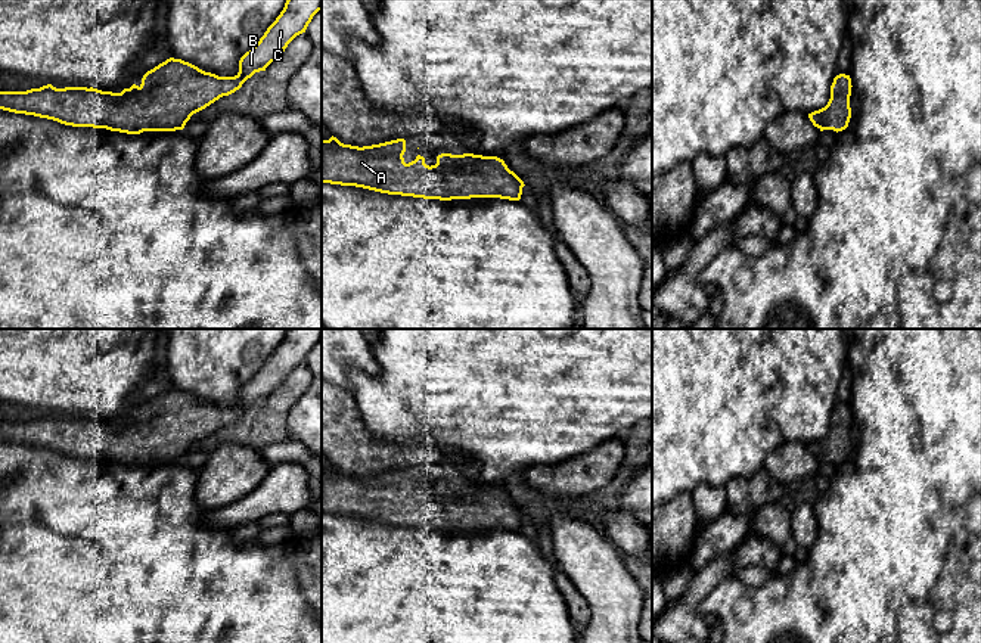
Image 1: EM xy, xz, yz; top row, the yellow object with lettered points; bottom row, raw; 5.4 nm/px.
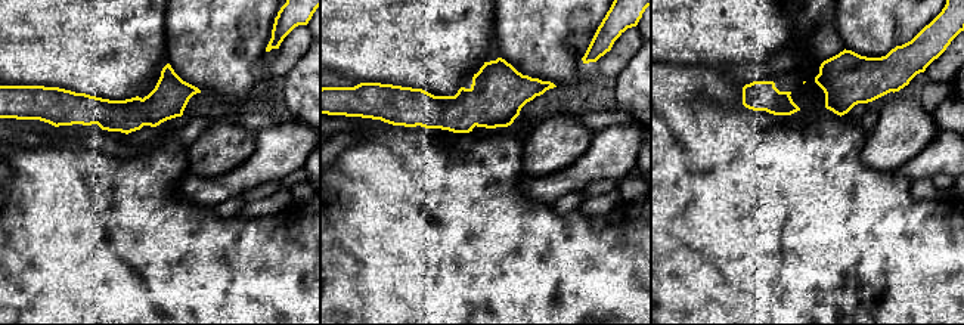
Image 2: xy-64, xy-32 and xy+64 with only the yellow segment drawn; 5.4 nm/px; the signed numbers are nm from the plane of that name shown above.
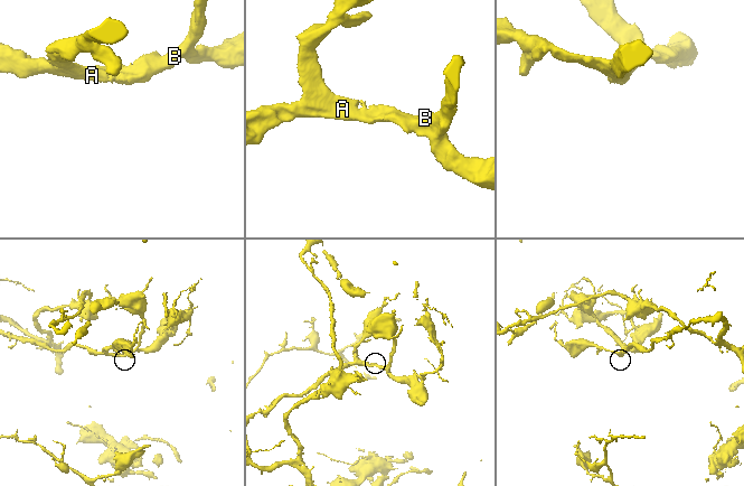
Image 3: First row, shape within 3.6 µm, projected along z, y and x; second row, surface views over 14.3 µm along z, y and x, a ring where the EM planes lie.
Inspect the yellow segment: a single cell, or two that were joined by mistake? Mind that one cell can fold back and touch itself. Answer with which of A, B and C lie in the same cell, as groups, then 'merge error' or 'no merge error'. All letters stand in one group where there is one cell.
groups A / B C; merge error

